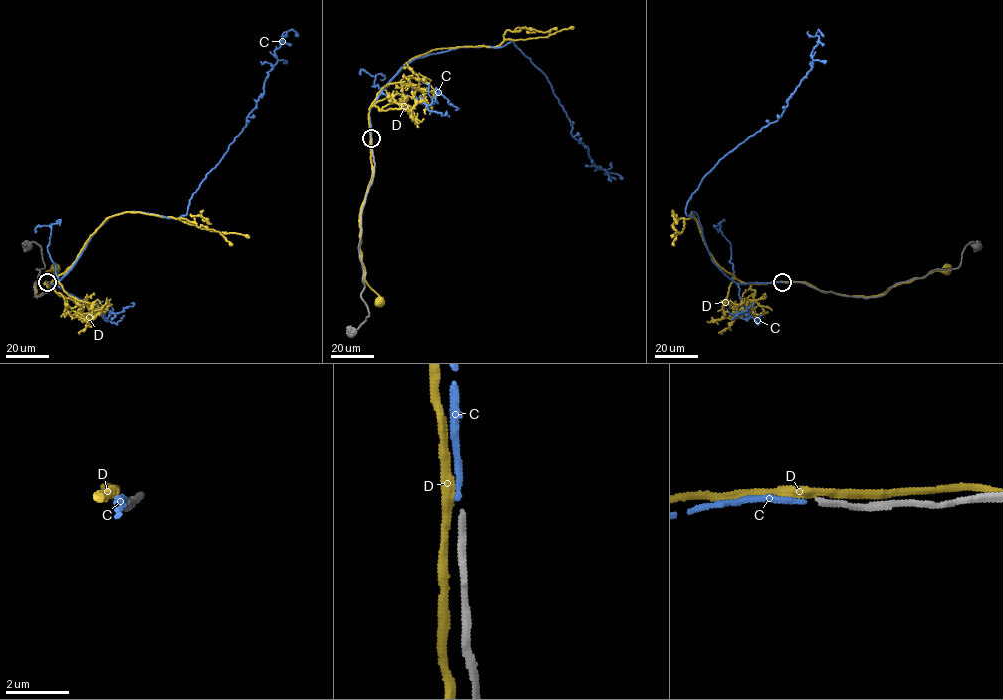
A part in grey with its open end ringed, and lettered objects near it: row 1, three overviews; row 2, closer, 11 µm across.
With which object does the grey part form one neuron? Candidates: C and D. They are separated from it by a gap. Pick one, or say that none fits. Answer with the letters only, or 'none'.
none

